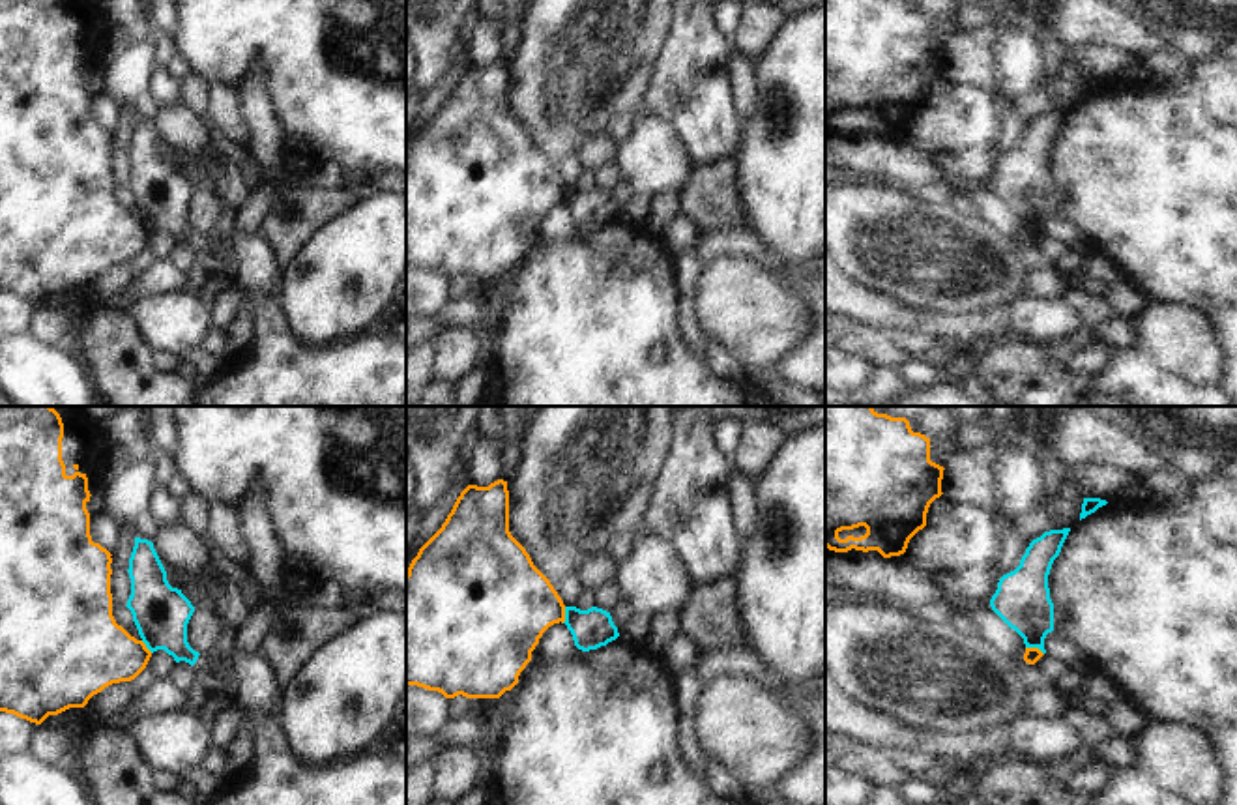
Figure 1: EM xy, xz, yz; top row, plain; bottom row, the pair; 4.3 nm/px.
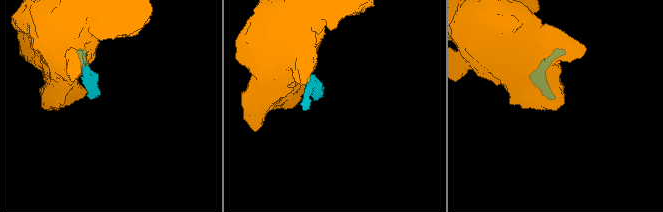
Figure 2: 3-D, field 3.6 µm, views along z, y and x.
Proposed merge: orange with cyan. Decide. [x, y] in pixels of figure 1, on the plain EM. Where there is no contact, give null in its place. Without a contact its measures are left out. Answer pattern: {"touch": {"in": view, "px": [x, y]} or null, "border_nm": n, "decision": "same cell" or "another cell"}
{"touch": {"in": "yz", "px": [1035, 229]}, "border_nm": 90, "decision": "another cell"}

